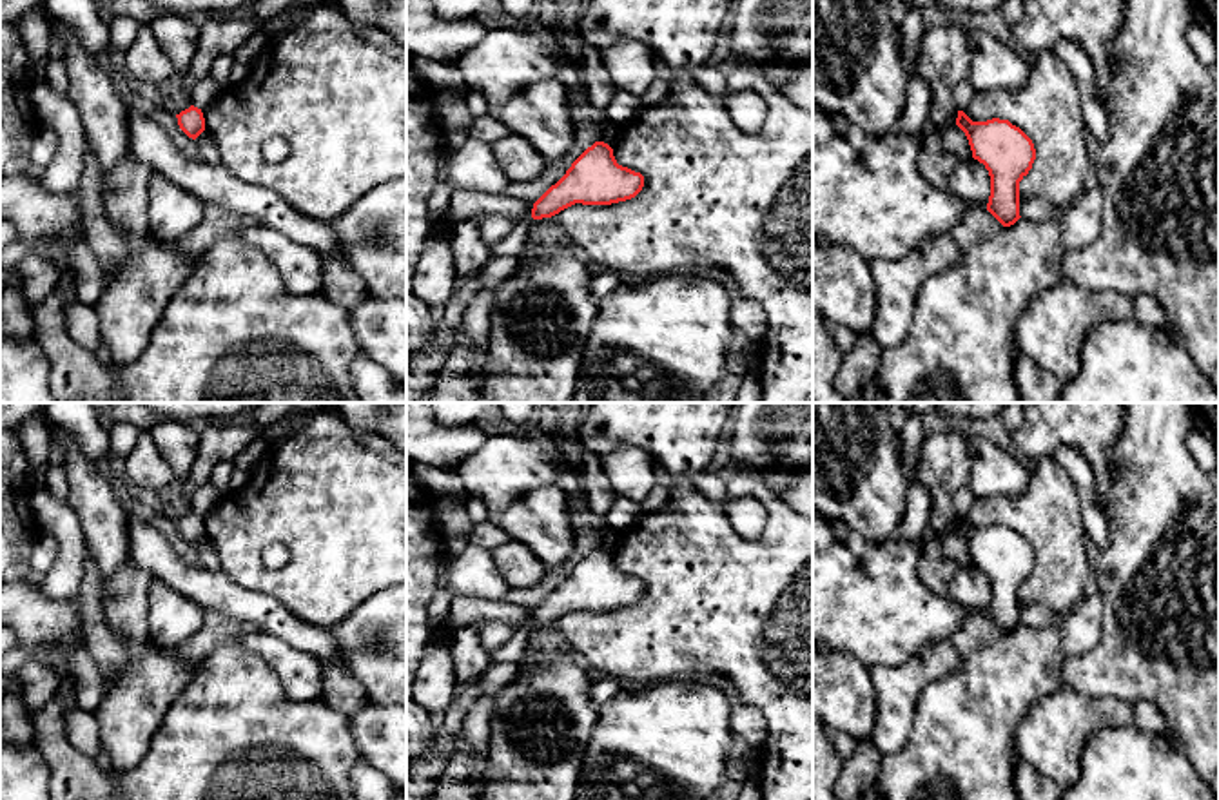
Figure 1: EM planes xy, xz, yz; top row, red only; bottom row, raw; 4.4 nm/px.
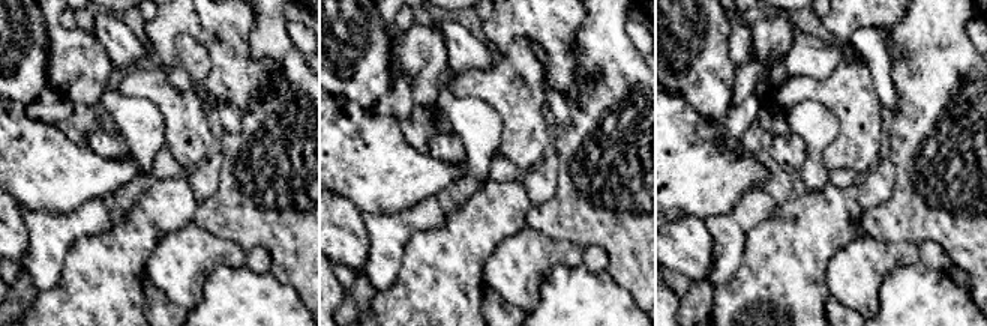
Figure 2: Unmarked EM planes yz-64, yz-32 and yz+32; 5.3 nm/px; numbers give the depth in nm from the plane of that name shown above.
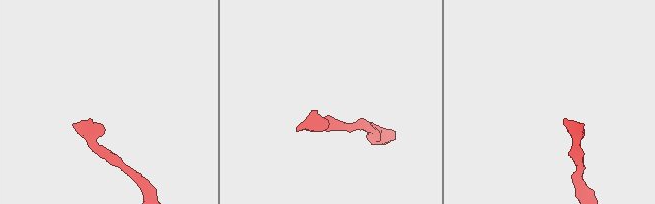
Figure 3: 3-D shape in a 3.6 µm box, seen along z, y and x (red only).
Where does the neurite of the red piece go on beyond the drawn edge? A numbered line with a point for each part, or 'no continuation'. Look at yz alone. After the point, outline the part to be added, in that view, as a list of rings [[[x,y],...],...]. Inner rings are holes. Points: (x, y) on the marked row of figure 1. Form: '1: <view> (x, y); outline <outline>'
no continuation

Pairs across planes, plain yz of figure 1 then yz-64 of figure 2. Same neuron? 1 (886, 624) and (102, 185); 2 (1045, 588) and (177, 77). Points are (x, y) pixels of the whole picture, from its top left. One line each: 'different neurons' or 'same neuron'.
1: same neuron
2: different neurons

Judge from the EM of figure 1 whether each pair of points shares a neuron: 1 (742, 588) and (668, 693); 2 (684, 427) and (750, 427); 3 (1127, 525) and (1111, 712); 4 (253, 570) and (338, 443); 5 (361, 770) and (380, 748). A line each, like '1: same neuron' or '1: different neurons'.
1: different neurons
2: different neurons
3: different neurons
4: same neuron
5: different neurons

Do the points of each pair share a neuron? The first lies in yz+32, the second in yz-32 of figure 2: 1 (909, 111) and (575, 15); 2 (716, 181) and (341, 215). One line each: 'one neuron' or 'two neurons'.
1: two neurons
2: two neurons

